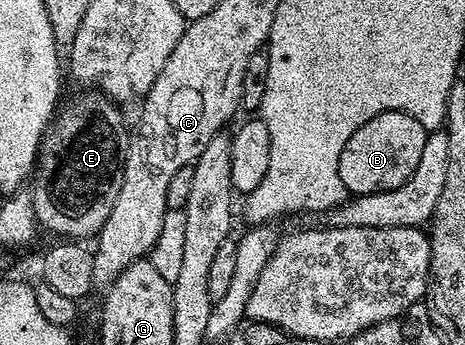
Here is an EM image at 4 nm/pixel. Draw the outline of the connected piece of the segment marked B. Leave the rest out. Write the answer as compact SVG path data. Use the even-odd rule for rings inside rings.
M382 111L373 121L365 121L365 125L345 141L345 149L341 149L339 176L345 181L345 189L352 196L358 196L395 191L405 185L405 181L413 177L417 161L421 161L424 138L421 124L403 111Z

